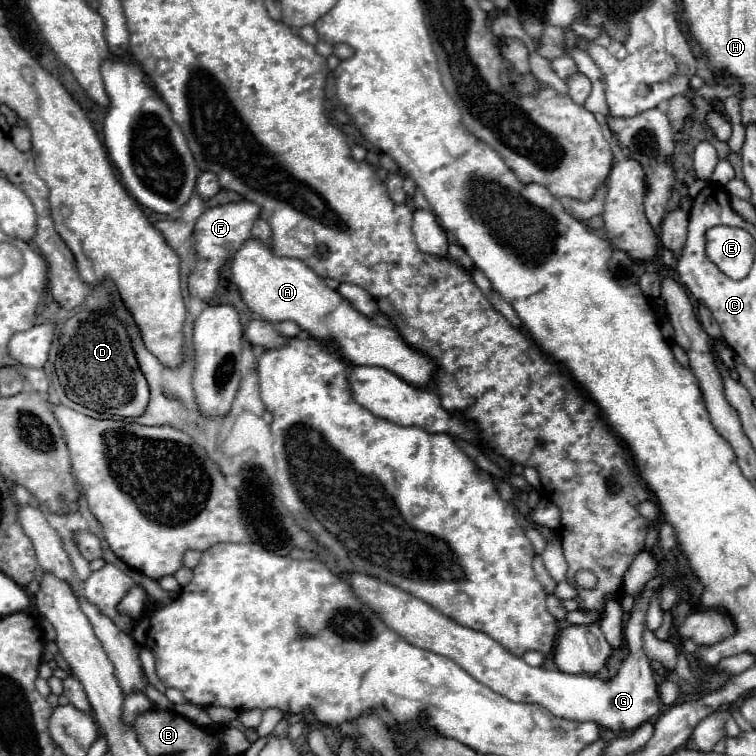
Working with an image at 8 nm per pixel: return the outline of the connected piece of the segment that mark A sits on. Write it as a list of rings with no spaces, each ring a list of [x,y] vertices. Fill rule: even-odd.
[[[249,238],[231,256],[229,264],[233,282],[251,312],[269,322],[293,320],[319,340],[335,340],[343,352],[343,358],[353,366],[379,366],[413,386],[431,384],[431,374],[435,370],[431,358],[407,346],[395,328],[375,326],[371,320],[359,314],[341,294],[337,294],[337,290],[325,286],[325,282],[301,260],[275,256],[265,242]]]

